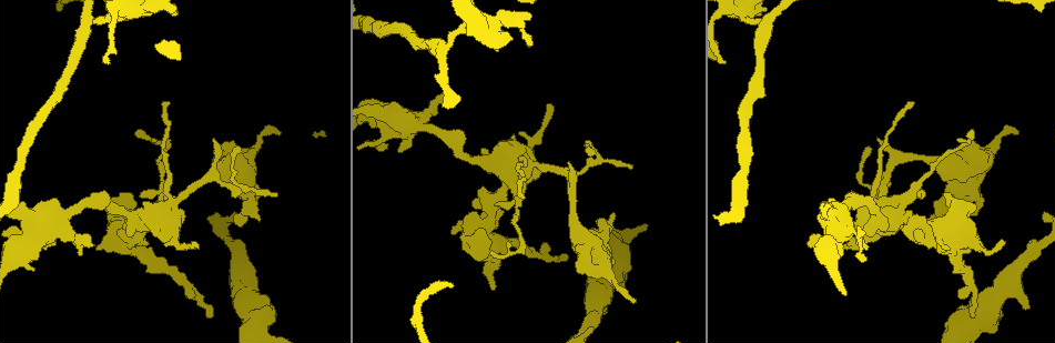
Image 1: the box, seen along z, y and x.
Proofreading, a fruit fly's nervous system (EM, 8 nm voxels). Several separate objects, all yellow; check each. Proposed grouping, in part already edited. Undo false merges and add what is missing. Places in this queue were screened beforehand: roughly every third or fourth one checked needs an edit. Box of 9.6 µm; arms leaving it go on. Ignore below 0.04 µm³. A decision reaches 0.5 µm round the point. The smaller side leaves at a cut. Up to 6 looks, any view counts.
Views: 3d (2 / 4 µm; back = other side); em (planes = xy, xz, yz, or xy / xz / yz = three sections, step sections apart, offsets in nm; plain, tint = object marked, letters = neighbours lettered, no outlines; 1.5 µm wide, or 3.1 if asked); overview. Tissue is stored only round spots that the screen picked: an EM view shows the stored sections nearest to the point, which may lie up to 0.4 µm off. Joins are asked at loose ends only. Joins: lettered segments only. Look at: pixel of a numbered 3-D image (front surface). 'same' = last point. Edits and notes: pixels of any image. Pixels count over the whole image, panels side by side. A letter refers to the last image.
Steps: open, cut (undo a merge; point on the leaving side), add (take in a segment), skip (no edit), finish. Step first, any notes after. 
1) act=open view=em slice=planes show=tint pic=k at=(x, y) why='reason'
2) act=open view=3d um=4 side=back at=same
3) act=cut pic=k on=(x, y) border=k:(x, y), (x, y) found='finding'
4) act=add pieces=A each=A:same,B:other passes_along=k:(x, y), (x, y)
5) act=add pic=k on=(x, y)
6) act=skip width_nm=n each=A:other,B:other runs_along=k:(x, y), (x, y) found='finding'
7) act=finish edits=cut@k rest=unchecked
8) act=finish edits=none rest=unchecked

act=open view=em slice=yz step=8 show=letters pic=1 at=(973, 213) why='an open end'

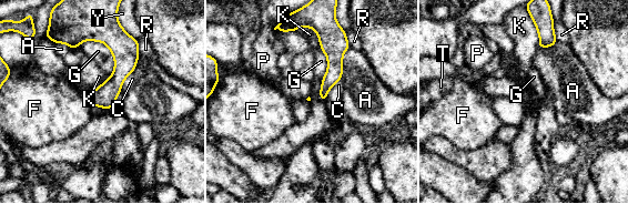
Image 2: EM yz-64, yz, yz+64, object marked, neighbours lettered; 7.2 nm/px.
act=skip longest_contact=G:320nm each=A:other,C:other,F:other,G:other,K:other,P:other,R:other,T:other,Y:other found='none of them fits'

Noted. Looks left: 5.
act=open view=em slice=yz step=8 show=letters pic=1 at=(208, 317) why='end of a long branch'

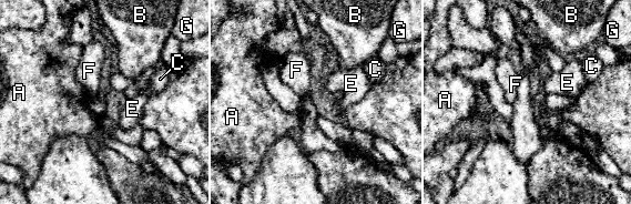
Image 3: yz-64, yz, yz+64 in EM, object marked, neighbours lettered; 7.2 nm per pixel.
act=open view=em slice=planes show=letters at=same

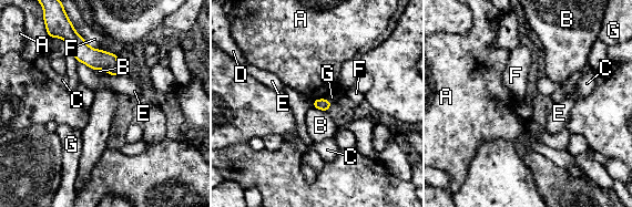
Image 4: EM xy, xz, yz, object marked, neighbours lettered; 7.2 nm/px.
act=skip width_nm=90 each=A:other,B:other,C:other,D:other,E:other,F:other,G:other border=4:(324, 97), (332, 104) found='none of them fits'

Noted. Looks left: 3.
act=open view=em slice=xz step=8 show=letters pic=1 at=(277, 195) why='an open end'

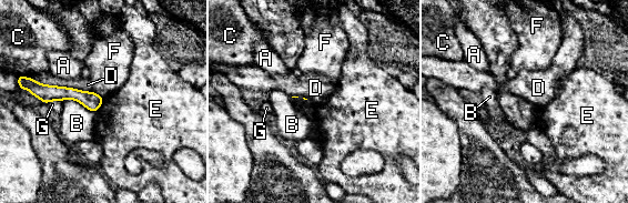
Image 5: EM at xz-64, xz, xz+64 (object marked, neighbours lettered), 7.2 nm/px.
act=open view=em slice=planes show=letters at=same

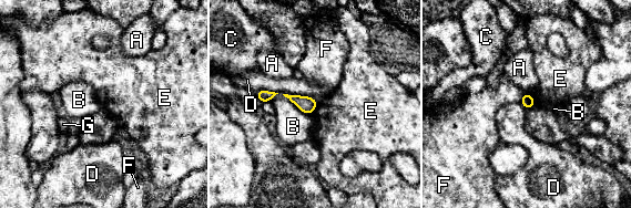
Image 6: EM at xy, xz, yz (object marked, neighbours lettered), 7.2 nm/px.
act=skip each=A:other,B:other,C:other,D:other,E:other,F:other,G:other border=6:(283, 93), (311, 96), (317, 102) found='none of them fits'

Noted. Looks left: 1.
act=finish edits=none rest=unchecked

